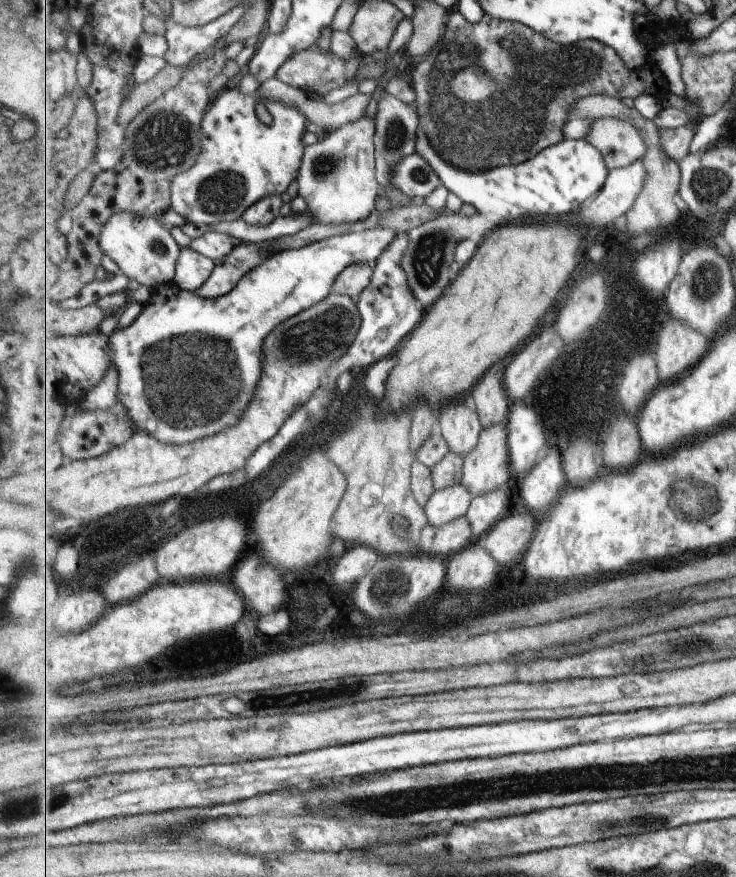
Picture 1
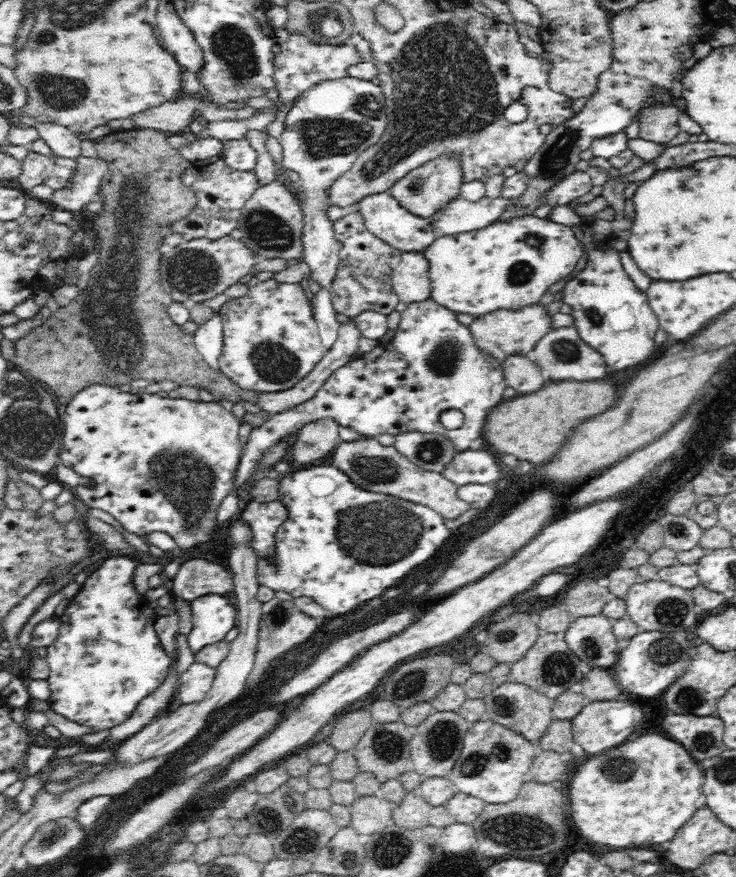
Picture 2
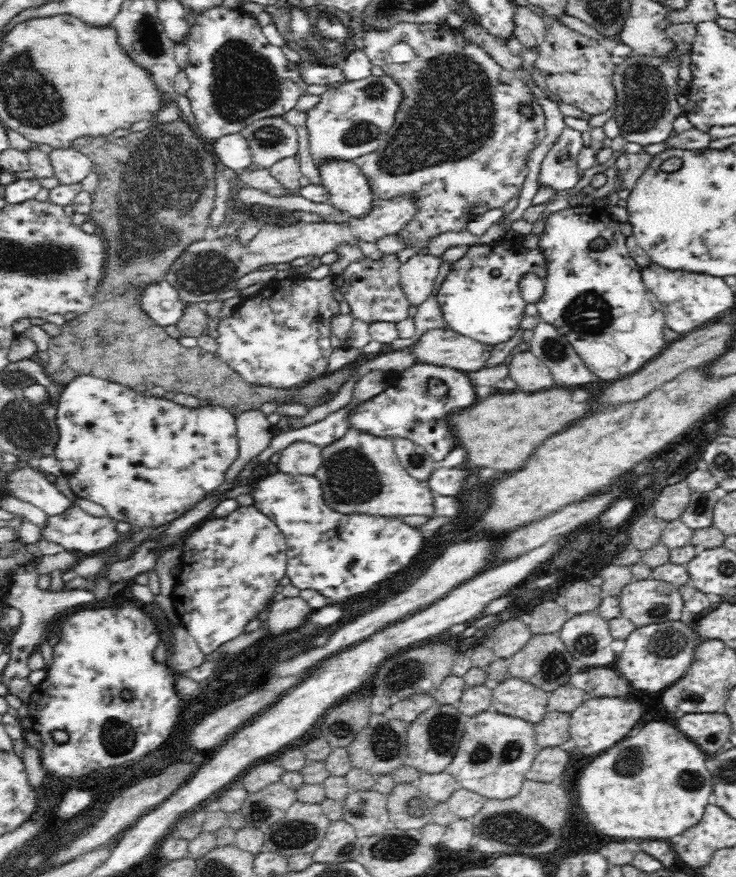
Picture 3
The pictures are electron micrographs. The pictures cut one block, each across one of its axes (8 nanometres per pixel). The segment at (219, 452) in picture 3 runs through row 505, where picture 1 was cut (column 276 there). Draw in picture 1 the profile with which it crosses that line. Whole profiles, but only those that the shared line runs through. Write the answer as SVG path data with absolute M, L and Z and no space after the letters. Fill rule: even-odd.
M227 85L220 93L216 95L209 110L206 112L206 116L202 121L202 130L200 133L200 152L199 157L196 162L187 171L176 175L173 178L172 186L170 190L172 191L172 207L174 212L177 212L180 216L186 219L188 223L198 225L199 227L217 225L221 222L234 222L244 218L246 211L253 207L257 202L263 201L266 197L276 195L280 196L283 192L287 192L287 188L291 186L293 180L297 181L300 176L300 169L302 166L302 161L305 155L305 150L308 148L307 144L303 142L303 136L308 132L307 124L309 124L309 118L294 105L287 105L285 102L276 99L266 98L262 93L255 90L252 94L243 94L239 88ZM259 104L265 105L267 111L271 115L273 121L270 126L266 126L259 120L257 116L257 106Z

